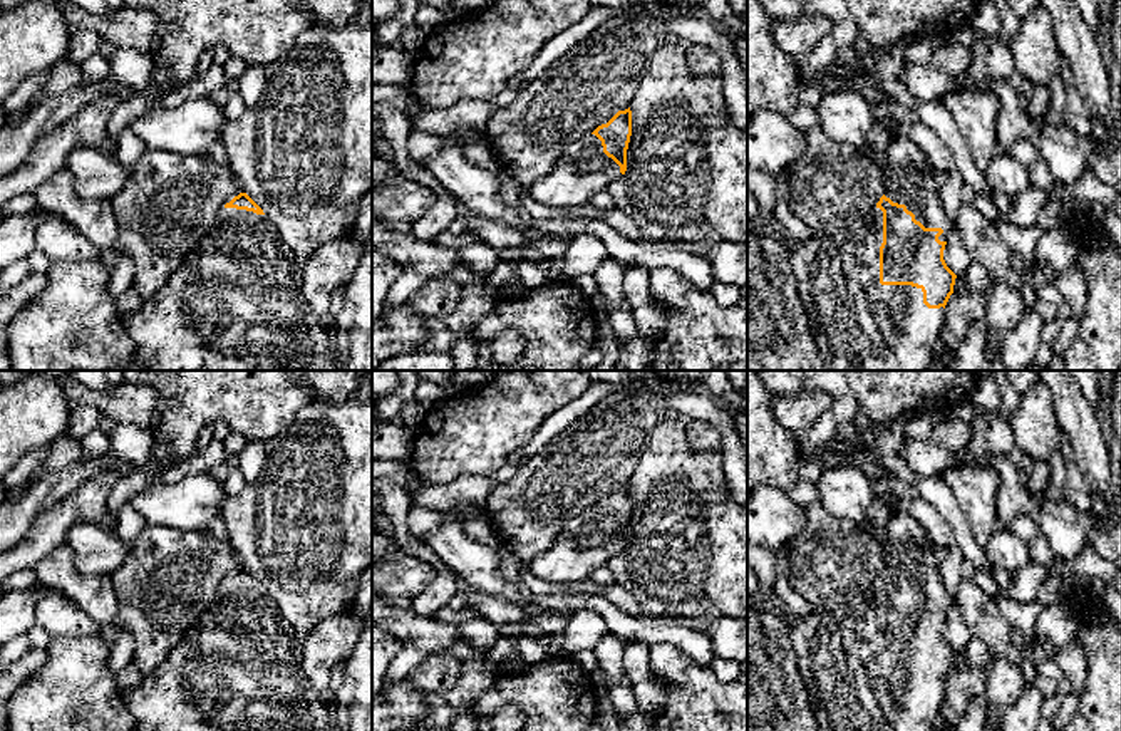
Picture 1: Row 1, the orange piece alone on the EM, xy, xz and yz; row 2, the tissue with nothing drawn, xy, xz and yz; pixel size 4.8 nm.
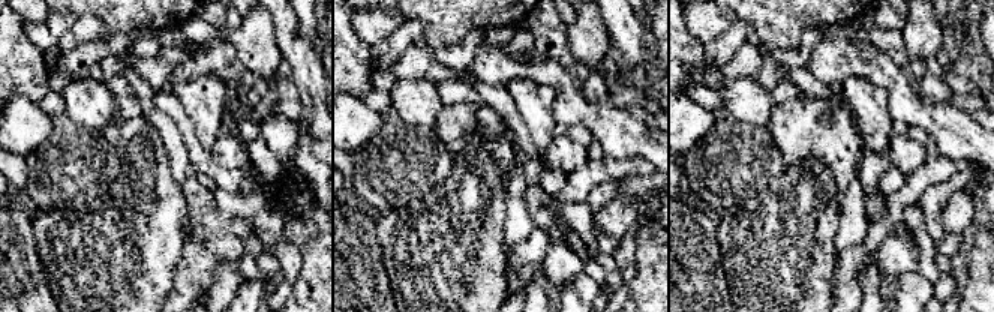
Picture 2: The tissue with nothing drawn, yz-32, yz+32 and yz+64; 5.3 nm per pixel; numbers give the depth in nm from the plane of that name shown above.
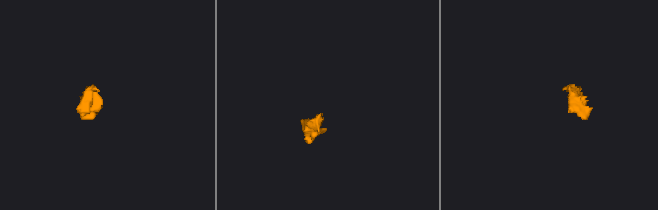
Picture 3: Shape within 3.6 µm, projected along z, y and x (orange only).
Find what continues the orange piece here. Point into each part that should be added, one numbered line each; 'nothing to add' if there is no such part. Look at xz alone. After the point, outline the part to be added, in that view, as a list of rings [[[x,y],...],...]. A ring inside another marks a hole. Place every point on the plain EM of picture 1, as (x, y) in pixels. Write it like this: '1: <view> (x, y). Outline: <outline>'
1: xz (582, 545). Outline: [[[590,508],[565,523],[555,542],[531,562],[530,570],[546,582],[586,580],[595,568],[608,565],[620,552],[620,542]]]

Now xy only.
1: xy (238, 668). Outline: [[[223,583],[221,599],[184,632],[178,647],[159,666],[146,671],[139,686],[121,696],[134,718],[134,731],[335,731],[332,708],[323,704],[303,672],[303,647],[295,629],[287,622],[266,590],[246,585]]]

